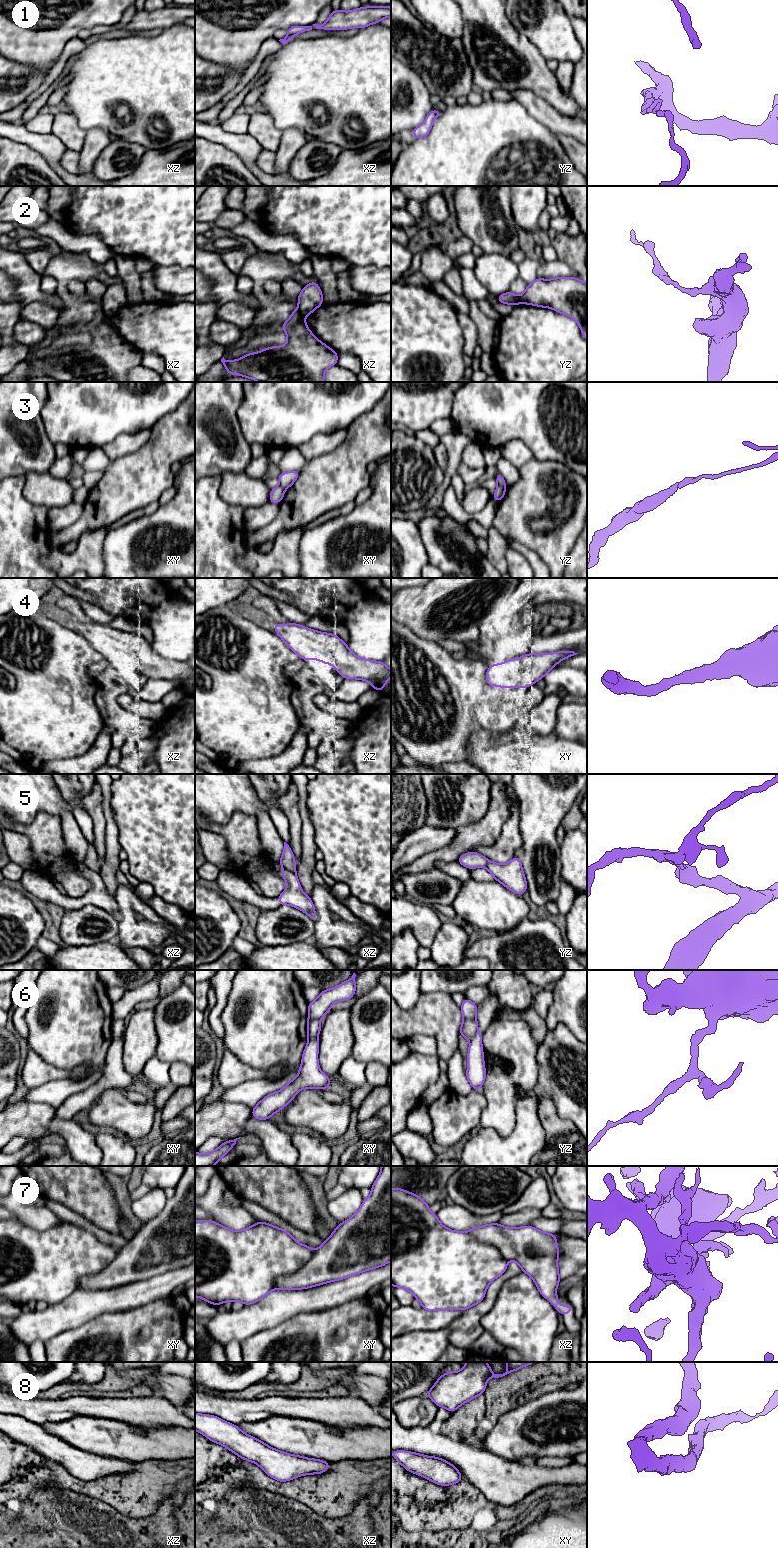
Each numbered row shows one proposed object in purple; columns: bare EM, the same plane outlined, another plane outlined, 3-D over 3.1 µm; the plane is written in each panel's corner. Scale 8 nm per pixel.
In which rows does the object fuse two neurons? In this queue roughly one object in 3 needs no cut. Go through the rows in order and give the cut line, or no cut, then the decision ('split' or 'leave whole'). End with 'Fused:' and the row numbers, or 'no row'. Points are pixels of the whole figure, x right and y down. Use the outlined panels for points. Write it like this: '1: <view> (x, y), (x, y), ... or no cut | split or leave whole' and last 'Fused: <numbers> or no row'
1: xz (288, 33), (294, 35) | split
2: xz (297, 309), (303, 317) | split
3: yz (498, 486), (505, 487) | split
4: no cut | leave whole
5: xz (283, 867), (294, 872) | split
6: yz (477, 1030), (470, 1041) | split
7: xy (313, 1251), (310, 1258), (296, 1271), (280, 1276), (273, 1288) | split
8: no cut | leave whole
Fused: 1, 2, 3, 5, 6, 7

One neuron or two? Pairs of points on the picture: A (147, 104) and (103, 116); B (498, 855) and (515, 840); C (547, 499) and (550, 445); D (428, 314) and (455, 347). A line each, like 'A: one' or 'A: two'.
A: one
B: one
C: two
D: one

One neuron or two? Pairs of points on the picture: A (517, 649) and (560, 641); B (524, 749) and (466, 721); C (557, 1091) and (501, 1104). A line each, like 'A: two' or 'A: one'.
A: one
B: two
C: two

